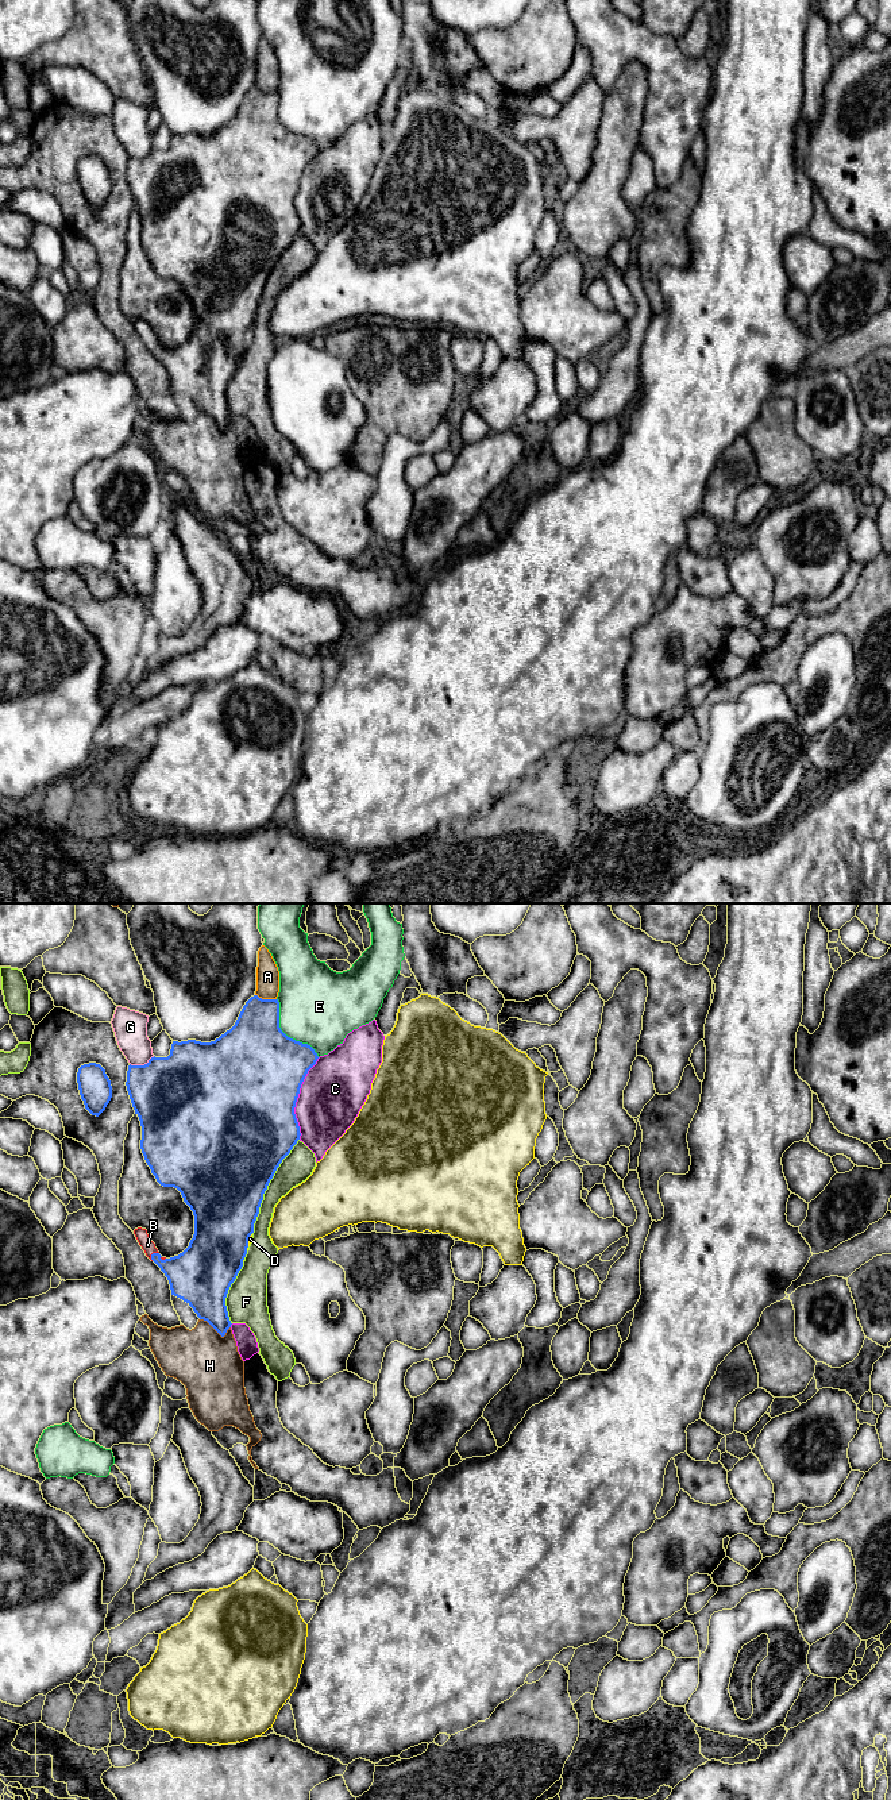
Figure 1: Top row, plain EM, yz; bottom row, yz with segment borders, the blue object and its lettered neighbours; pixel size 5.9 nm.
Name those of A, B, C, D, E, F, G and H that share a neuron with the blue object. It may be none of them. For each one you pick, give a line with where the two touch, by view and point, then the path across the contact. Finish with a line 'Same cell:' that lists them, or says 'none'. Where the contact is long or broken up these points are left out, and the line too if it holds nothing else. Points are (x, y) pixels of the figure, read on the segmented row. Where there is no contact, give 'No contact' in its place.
B: Touches blue at yz (153, 1253). Path across: yz (189, 1274), (166, 1265), (153, 1253), (147, 1245)
Same cell: B

